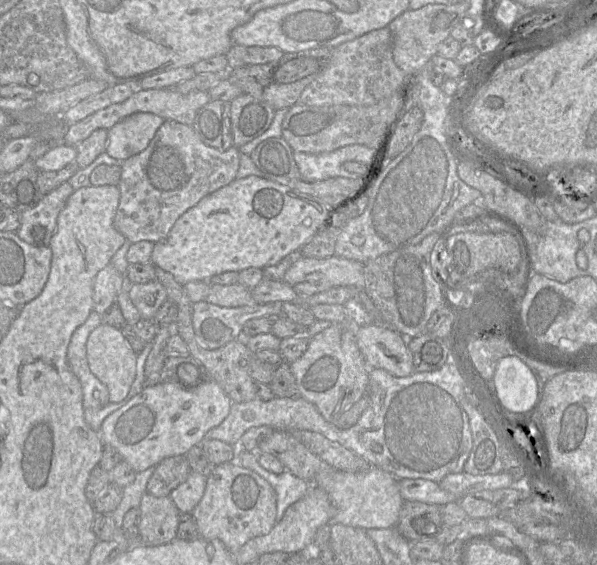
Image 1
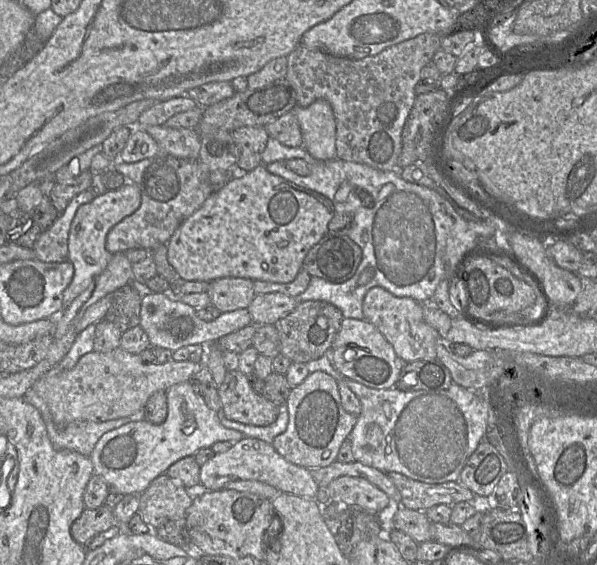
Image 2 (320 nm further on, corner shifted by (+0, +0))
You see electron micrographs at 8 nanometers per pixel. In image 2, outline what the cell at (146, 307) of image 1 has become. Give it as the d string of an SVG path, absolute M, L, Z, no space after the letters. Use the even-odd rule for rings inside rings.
M152 292L142 297L140 309L140 326L148 336L150 346L158 346L175 351L187 345L211 344L221 337L235 332L252 323L247 308L223 312L212 321L200 319L195 309L172 298L169 293Z

